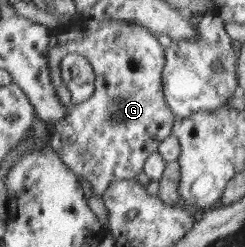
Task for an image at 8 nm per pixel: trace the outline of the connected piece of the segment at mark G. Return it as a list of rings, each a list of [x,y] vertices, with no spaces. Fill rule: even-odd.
[[[84,17],[79,22],[70,21],[65,32],[50,36],[49,64],[59,100],[69,111],[61,122],[45,123],[50,146],[79,179],[91,185],[92,194],[100,197],[111,183],[137,178],[145,170],[147,158],[158,152],[159,143],[171,134],[175,122],[163,96],[165,54],[159,40],[145,25],[133,20]],[[68,54],[83,56],[94,70],[93,94],[75,106],[69,88],[61,79],[61,60]]]

